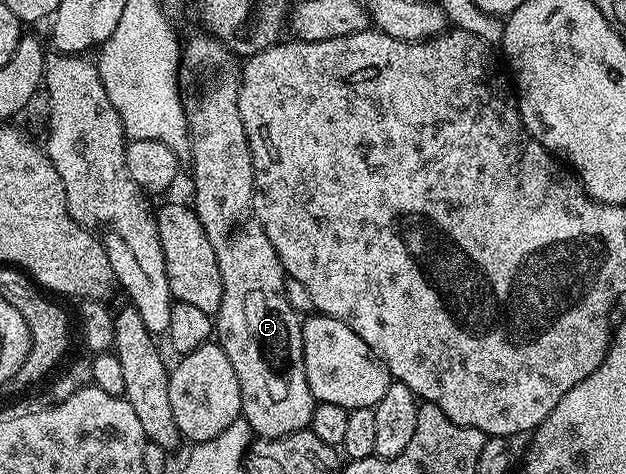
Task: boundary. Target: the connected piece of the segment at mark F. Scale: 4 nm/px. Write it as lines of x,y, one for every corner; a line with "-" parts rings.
203,33
183,43
178,84
192,158
190,205
202,228
206,228
206,240
210,240
210,248
214,248
214,260
218,260
218,272
222,276
222,304
214,315
214,338
234,366
241,389
240,413
248,421
253,435
256,438
285,438
295,430
309,429
312,414
318,408
306,380
302,318
287,299
284,266
252,207
252,157
242,128
242,116
238,112
241,59
211,33

